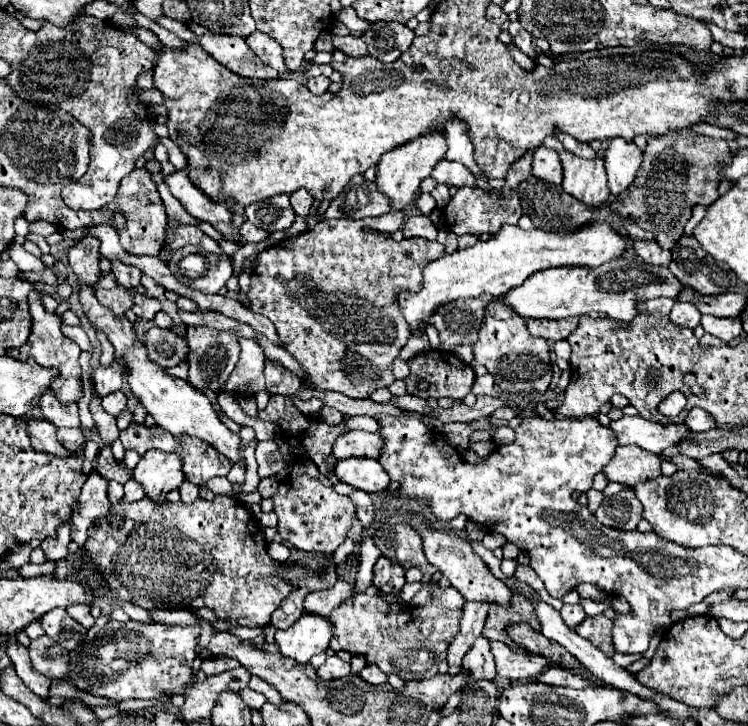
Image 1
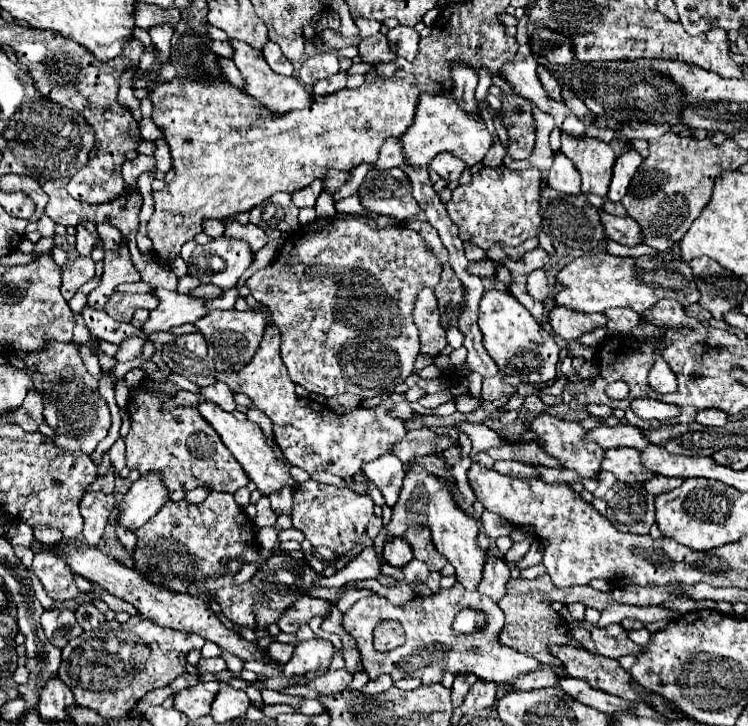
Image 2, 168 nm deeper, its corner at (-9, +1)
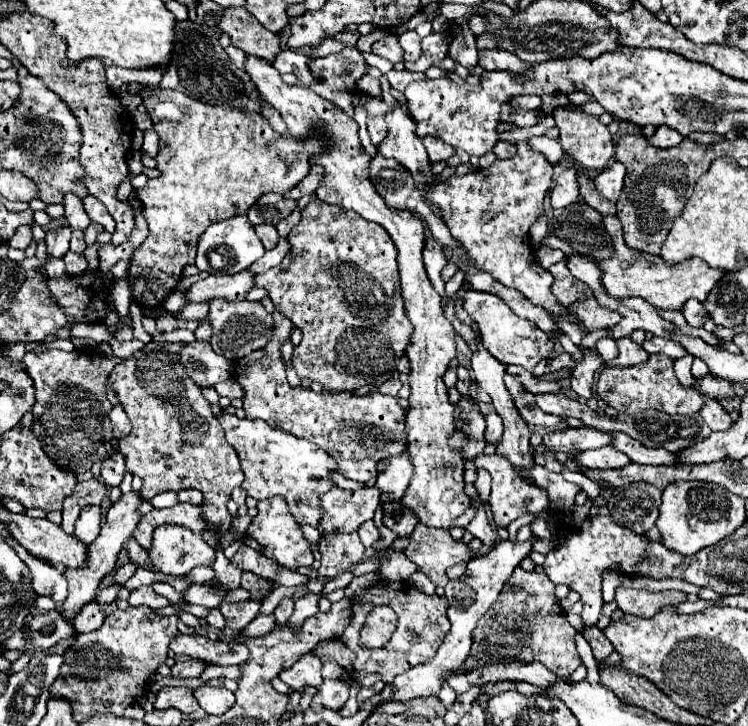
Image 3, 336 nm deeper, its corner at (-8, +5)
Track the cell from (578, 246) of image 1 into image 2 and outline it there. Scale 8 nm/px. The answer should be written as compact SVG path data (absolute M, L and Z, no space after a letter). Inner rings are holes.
M479 261L479 263L469 263L469 271L473 275L479 275L481 279L495 279L495 261Z

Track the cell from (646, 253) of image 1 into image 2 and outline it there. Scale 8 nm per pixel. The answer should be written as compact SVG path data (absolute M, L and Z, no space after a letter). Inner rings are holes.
M599 209L599 215L601 215L601 223L603 223L609 239L613 239L621 245L641 245L639 225L631 217L609 215L603 209Z

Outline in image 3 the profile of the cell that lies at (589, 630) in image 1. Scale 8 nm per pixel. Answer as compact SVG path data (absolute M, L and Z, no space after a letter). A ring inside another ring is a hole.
M594 625L594 627L584 627L584 635L586 635L586 639L590 641L592 653L594 653L596 659L602 661L602 659L606 659L606 657L614 651L614 645L606 639L604 631L598 629L596 625Z

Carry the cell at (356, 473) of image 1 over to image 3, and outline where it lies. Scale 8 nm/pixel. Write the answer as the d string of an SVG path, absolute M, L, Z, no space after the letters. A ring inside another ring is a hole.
M396 455L390 459L382 459L378 463L378 479L376 487L382 491L382 501L400 501L408 483L412 477L412 465L408 461L408 455Z

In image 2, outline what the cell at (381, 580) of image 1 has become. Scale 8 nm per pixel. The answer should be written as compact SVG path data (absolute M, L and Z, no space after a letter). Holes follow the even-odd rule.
M393 537L391 541L387 541L385 549L383 549L383 555L395 567L403 567L403 563L407 563L407 559L413 557L411 547L403 537Z

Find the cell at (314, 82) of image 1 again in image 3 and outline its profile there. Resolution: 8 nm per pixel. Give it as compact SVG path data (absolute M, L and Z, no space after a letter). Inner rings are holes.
M346 47L338 55L310 61L310 71L314 75L314 83L310 85L310 89L320 97L334 102L346 115L353 117L355 108L352 98L334 98L334 95L340 97L340 93L344 93L347 97L351 96L357 88L358 79L366 75L366 61L358 53L358 49Z

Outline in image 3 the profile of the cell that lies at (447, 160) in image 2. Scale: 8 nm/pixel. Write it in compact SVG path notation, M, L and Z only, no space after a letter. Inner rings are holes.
M424 137L424 147L428 151L428 157L432 163L436 161L448 161L456 151L454 147L450 147L448 143L442 143L442 139L434 139L434 137Z

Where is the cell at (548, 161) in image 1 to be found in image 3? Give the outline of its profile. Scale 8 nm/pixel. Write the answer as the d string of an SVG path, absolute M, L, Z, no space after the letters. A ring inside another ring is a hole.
M566 167L560 171L560 175L556 177L556 185L550 191L550 199L552 199L552 207L560 209L566 207L570 203L574 203L578 199L578 175L574 169Z

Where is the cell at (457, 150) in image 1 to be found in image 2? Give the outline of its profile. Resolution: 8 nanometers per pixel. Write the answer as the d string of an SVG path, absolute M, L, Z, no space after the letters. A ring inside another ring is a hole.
M453 63L453 71L451 71L451 79L455 81L455 89L451 91L451 95L459 101L459 105L469 111L475 113L477 105L475 105L475 87L477 87L477 73L475 69L471 69L471 65L467 63Z

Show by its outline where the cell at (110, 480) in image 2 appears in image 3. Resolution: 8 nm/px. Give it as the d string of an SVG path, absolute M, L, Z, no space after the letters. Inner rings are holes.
M90 479L90 481L80 481L72 495L64 501L64 511L62 511L62 529L66 533L74 531L74 521L80 515L80 511L86 505L100 505L102 499L106 497L106 485L100 483L98 479Z

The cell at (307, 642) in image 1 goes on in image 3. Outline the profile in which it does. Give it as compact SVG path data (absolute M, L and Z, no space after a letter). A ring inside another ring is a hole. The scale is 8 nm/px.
M306 653L298 659L298 663L294 663L294 667L282 671L280 679L294 691L302 691L306 685L318 687L322 683L320 671L322 671L322 661L314 653Z

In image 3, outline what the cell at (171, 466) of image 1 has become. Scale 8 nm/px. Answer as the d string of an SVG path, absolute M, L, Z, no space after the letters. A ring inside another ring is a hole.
M132 489L130 493L124 493L116 503L112 503L112 507L108 509L108 515L106 515L106 525L102 527L98 539L96 539L94 543L90 543L90 553L88 553L88 559L86 559L86 567L82 567L82 569L68 569L68 571L64 573L64 575L68 577L70 587L68 587L68 597L66 597L64 605L62 605L62 607L64 607L64 609L62 609L62 615L64 615L68 621L82 609L82 605L86 605L86 603L94 597L98 583L100 583L106 575L110 575L110 573L114 571L116 557L118 557L118 553L120 553L122 545L124 545L124 541L126 541L128 537L132 537L132 531L134 531L134 529L138 527L138 523L140 523L140 513L138 513L140 503L142 503L142 495L140 495L140 491L134 491L134 489Z

